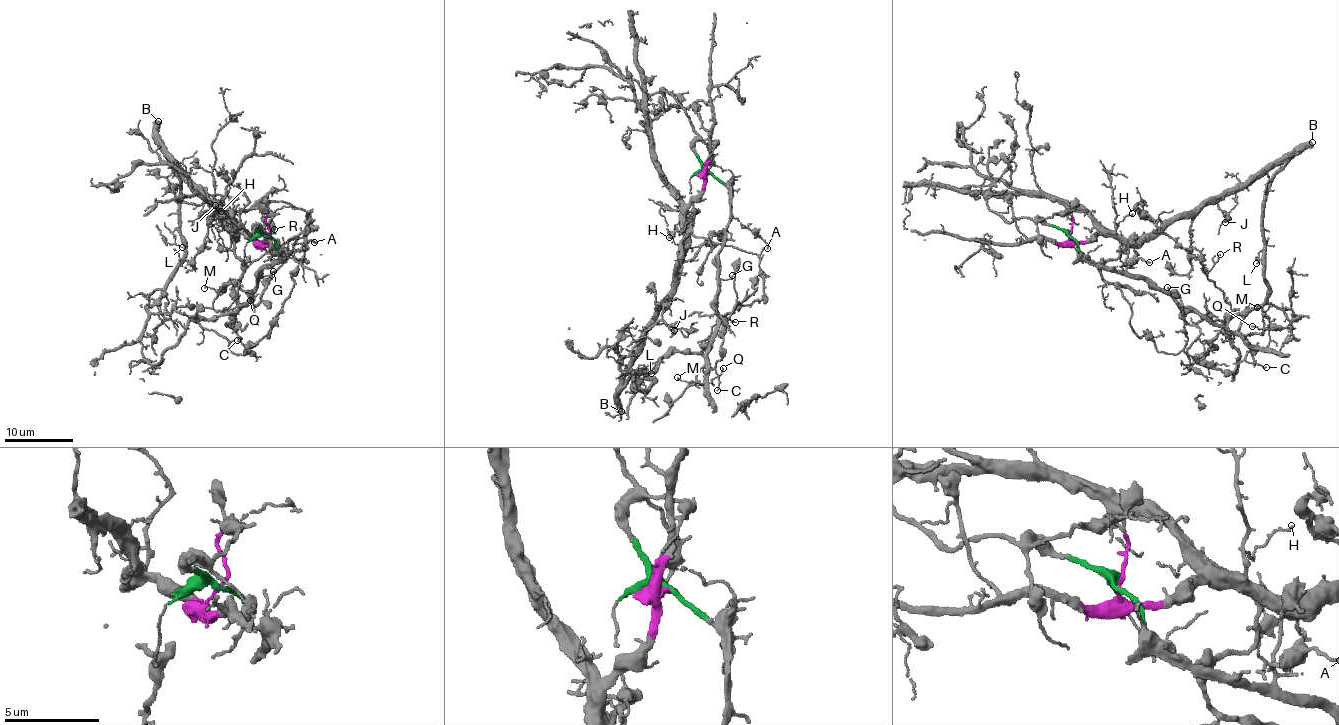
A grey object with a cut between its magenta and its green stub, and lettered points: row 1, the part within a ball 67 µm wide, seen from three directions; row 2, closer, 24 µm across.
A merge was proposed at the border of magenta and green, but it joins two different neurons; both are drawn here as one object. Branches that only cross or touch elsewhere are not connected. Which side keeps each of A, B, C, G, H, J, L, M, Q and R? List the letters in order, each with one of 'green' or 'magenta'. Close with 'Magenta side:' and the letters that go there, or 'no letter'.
A: green
B: magenta
C: green
G: green
H: magenta
J: magenta
L: magenta
M: green
Q: green
R: green
Magenta side: B, H, J, L

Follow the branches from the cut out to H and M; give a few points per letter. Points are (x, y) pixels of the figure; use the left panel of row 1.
H: (267, 236), (259, 242), (250, 239), (239, 230), (238, 222), (227, 221), (226, 213), (220, 210)
M: (267, 236), (281, 257), (261, 267), (250, 300), (230, 313), (216, 310), (216, 291), (205, 287)

